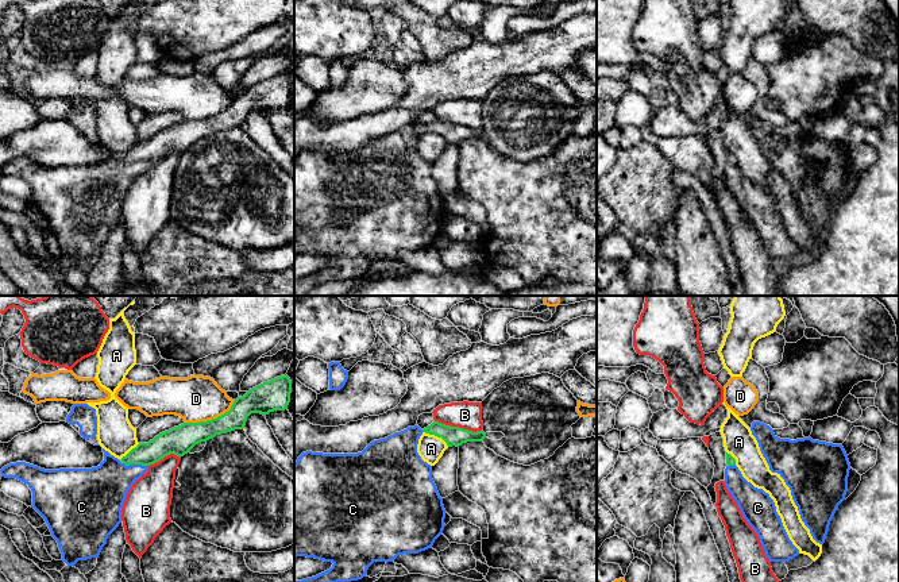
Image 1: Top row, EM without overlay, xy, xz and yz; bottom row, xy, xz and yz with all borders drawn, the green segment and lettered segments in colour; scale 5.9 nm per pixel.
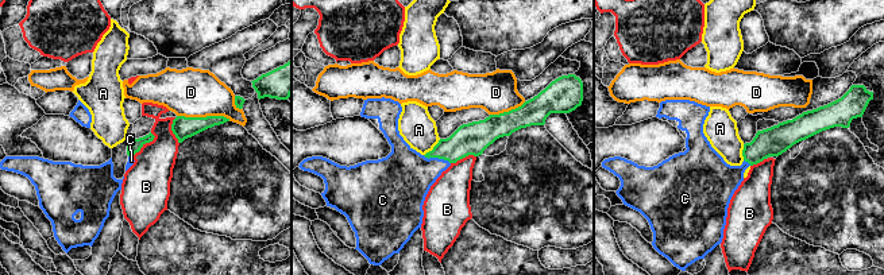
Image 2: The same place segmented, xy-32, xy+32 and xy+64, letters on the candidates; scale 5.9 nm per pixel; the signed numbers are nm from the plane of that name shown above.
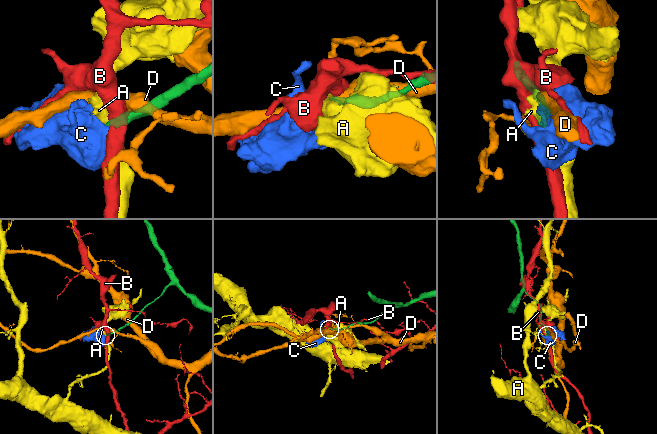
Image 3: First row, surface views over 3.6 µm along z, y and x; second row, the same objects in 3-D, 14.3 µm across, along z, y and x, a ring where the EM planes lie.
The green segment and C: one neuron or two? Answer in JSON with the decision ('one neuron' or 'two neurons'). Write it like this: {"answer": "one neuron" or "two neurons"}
{"answer": "one neuron"}

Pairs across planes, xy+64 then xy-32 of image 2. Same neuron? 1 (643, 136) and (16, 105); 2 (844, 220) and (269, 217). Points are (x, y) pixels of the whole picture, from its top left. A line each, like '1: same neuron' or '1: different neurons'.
1: different neurons
2: same neuron

